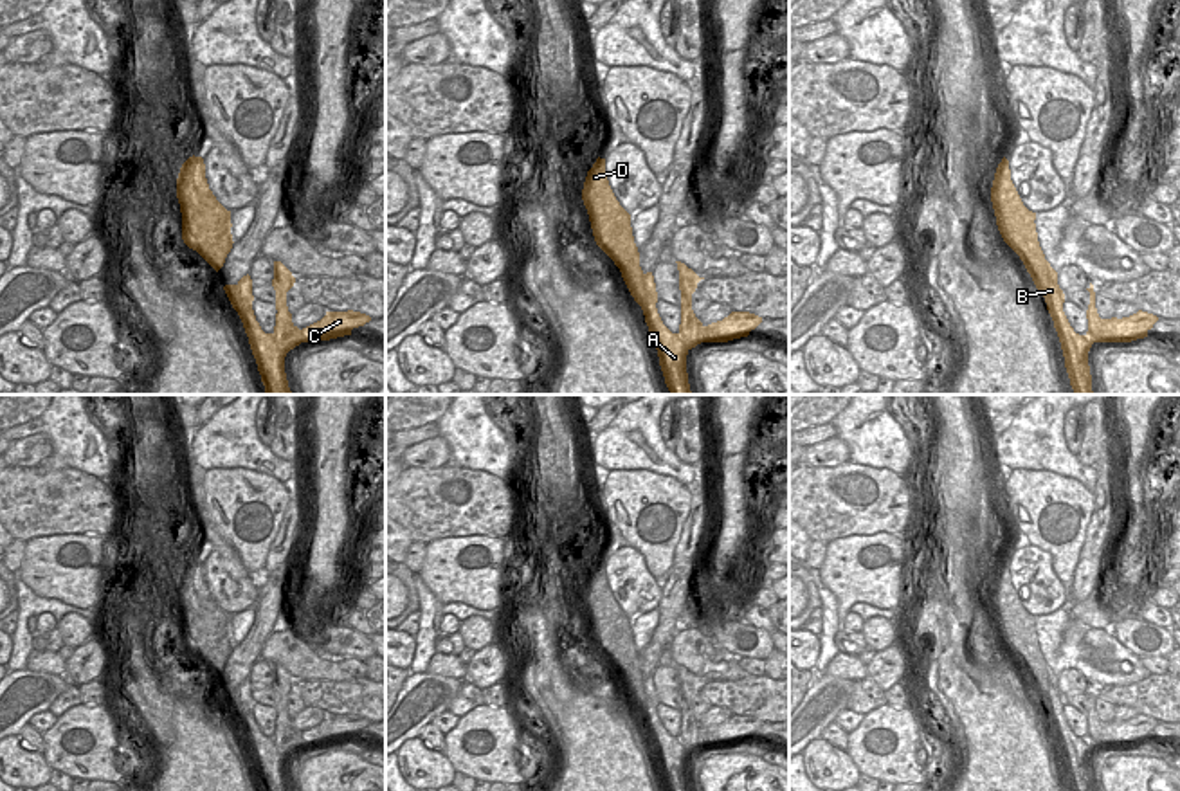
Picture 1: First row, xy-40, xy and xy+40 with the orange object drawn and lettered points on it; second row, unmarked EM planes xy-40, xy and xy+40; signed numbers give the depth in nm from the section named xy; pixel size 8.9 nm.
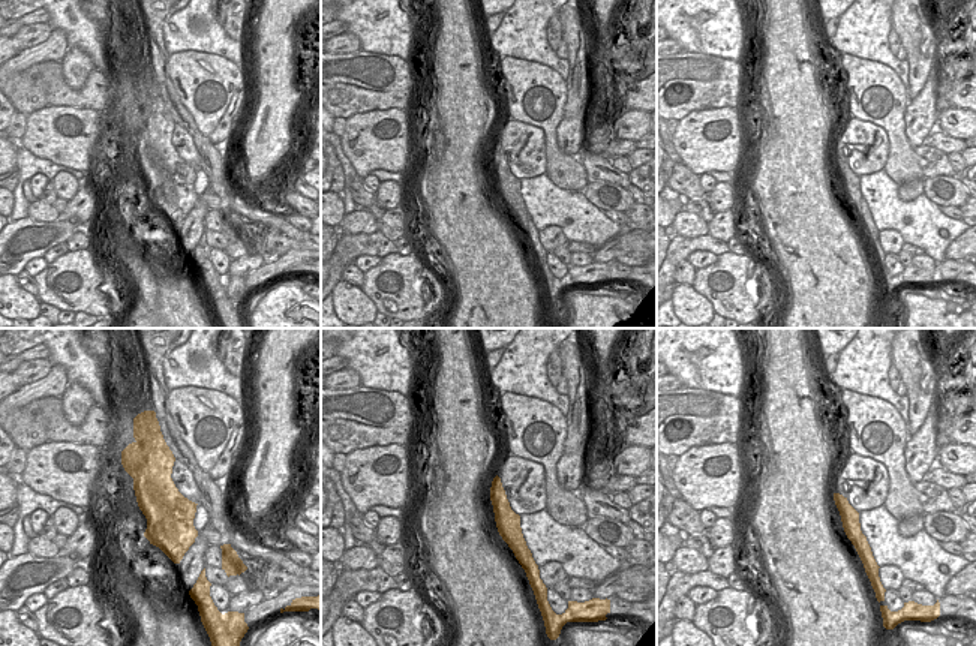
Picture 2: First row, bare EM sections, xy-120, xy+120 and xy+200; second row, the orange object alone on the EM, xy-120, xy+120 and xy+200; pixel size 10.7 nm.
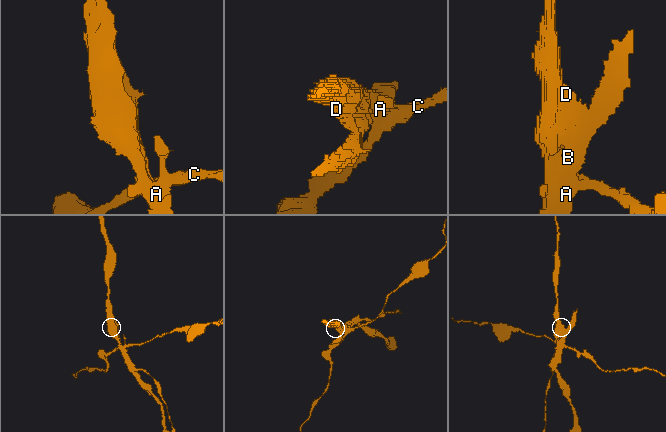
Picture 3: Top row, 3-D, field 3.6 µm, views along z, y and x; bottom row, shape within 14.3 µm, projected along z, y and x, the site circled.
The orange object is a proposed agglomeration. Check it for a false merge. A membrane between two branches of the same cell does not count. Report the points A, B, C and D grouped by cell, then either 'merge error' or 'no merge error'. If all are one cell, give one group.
groups A B C / D; merge error

